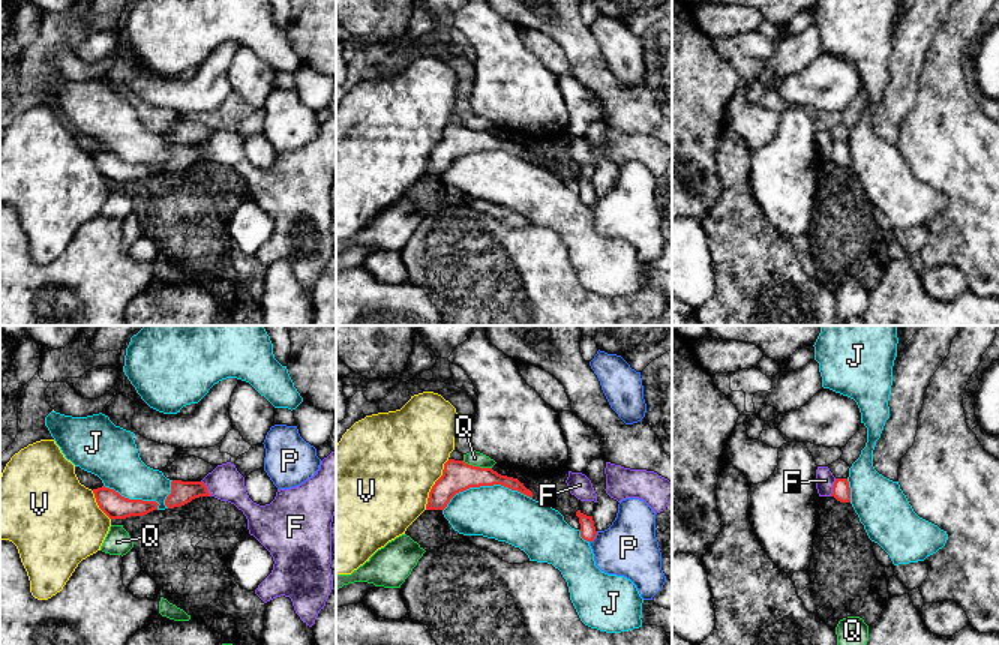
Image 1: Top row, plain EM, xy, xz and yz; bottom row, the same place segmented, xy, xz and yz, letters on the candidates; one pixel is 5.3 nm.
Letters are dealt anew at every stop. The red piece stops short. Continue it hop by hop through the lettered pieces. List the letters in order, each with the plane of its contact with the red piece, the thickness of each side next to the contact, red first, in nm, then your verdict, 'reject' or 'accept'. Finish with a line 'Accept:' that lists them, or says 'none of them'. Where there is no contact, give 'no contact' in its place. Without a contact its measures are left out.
F: meets red in yz; 100 nm thick on the red side, 100 nm on the other; reject
J: meets red in xz; 160 nm thick on the red side, 280 nm on the other; reject
P: meets red in xz; 80 nm thick on the red side, 320 nm on the other; reject
Q: meets red in xz; 160 nm thick on the red side, 80 nm on the other; reject
V: meets red in xz; 160 nm thick on the red side, 500 nm on the other; reject
Accept: none of them

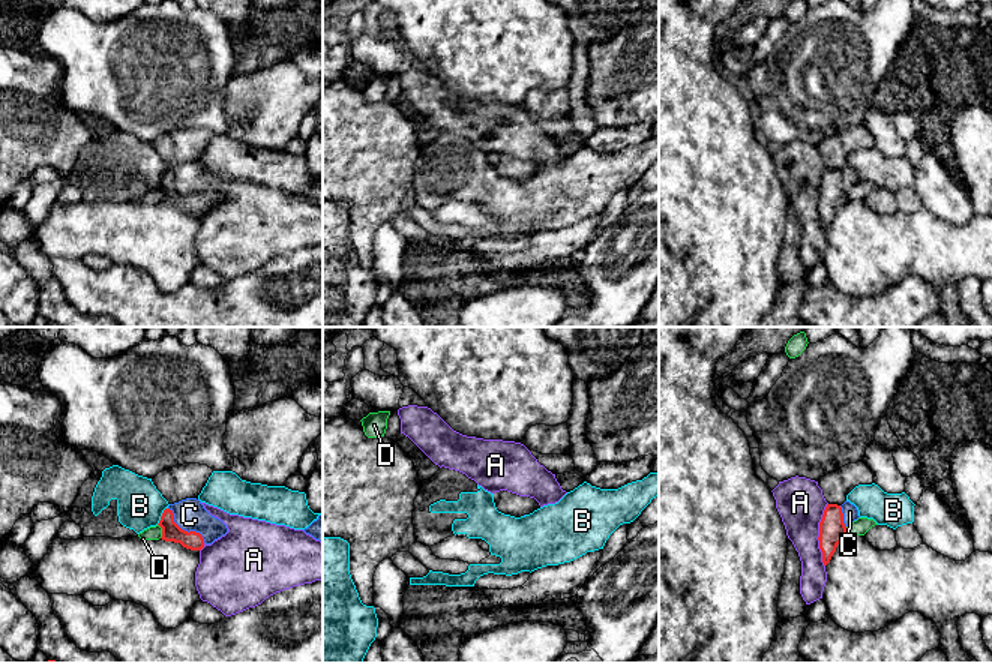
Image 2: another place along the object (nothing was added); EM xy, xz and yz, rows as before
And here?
A: meets red in yz; 140 nm thick on the red side, 260 nm on the other; reject
B: meets red in xy; 100 nm thick on the red side, 260 nm on the other; reject
C: meets red in xy; 100 nm thick on the red side, 170 nm on the other; accept
D: meets red in xy; 100 nm thick on the red side, 80 nm on the other; reject
Accept: C

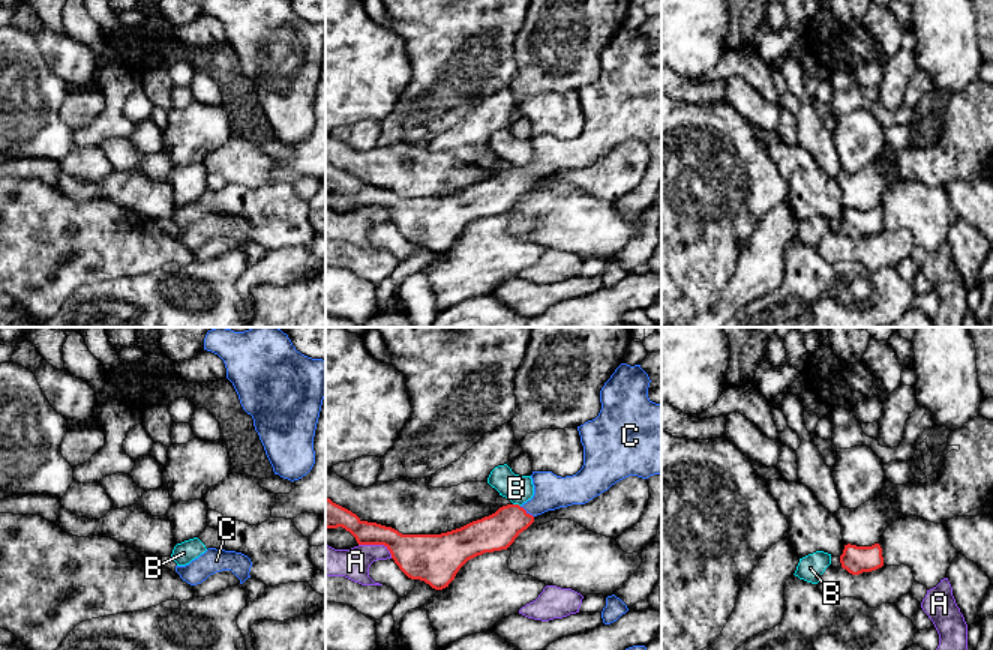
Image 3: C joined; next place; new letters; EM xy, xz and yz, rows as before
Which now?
A: meets red in xz; 240 nm thick on the red side, 170 nm on the other; reject
B: meets red in xz; 200 nm thick on the red side, 150 nm on the other; reject
C: meets red in xz; 200 nm thick on the red side, 190 nm on the other; accept
Accept: C

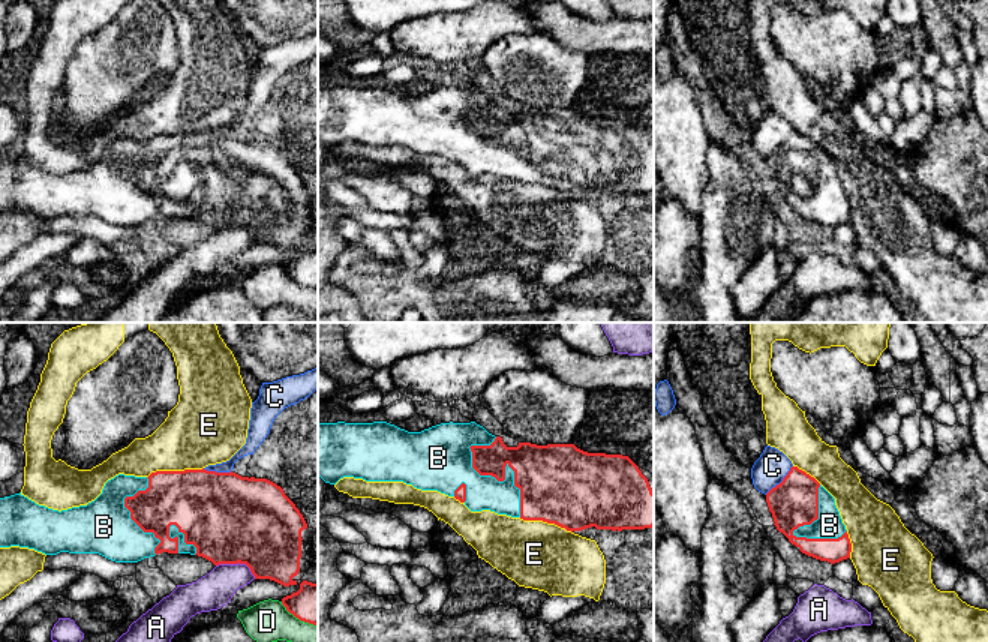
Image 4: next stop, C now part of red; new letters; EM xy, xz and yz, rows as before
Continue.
A: meets red in xy; 480 nm thick on the red side, 190 nm on the other; reject
B: meets red in xz; 360 nm thick on the red side, 190 nm on the other; accept
C: meets red in yz; 260 nm thick on the red side, 170 nm on the other; reject
D: meets red in xy; 220 nm thick on the red side, 220 nm on the other; reject
E: meets red in xy; 380 nm thick on the red side, 360 nm on the other; reject
Accept: B

